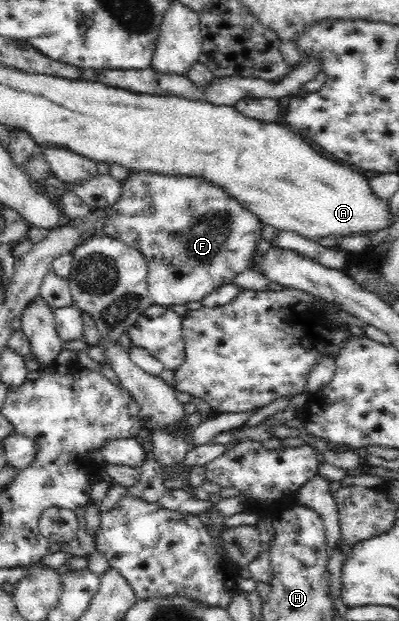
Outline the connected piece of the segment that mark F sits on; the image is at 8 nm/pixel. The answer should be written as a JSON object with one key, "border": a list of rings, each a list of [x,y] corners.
{"border":[[[128,168],[129,175],[127,178],[119,181],[121,194],[119,199],[114,200],[113,204],[102,208],[102,227],[103,235],[113,240],[123,243],[138,250],[146,260],[148,266],[148,275],[146,278],[148,293],[153,305],[170,307],[173,304],[185,304],[191,300],[201,300],[207,296],[214,288],[220,287],[222,284],[233,283],[239,274],[243,274],[246,270],[252,269],[253,258],[255,258],[255,250],[264,236],[264,223],[261,219],[249,209],[243,207],[235,197],[229,195],[225,188],[219,184],[211,183],[201,176],[191,175],[167,175],[165,173],[157,173],[155,171],[147,172],[141,169]]]}

